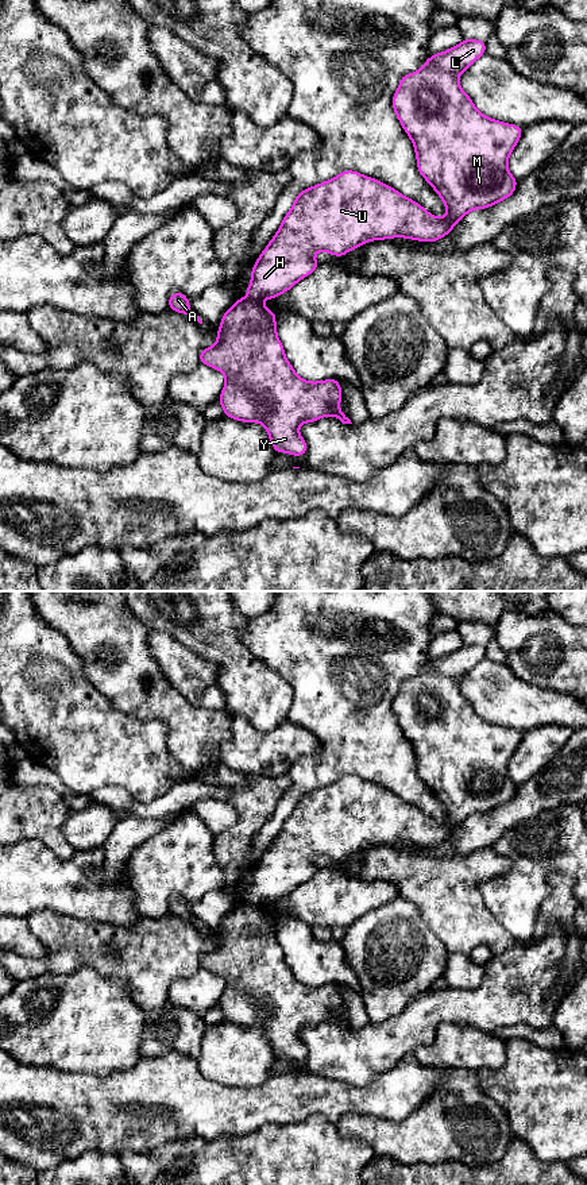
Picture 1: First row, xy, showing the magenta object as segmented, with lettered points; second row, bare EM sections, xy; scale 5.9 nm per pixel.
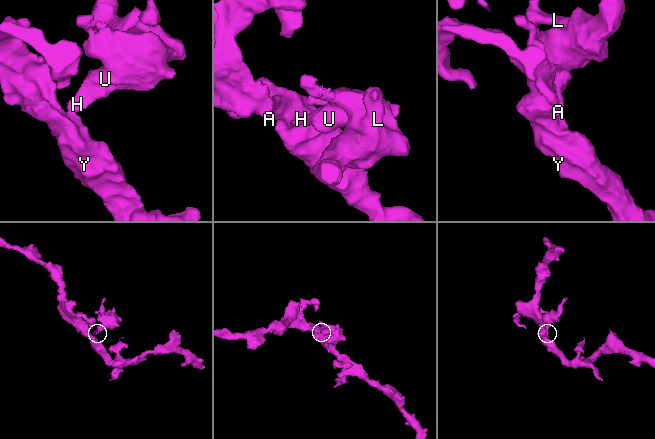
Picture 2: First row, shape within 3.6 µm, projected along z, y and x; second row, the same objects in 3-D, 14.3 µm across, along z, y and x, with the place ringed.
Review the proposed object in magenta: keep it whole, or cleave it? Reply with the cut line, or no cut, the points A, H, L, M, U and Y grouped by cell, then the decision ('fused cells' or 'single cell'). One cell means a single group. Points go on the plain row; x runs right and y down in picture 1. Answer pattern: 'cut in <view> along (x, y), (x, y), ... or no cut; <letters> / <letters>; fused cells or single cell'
cut in xy along (247, 902), (259, 907); A Y / H L M U; fused cells

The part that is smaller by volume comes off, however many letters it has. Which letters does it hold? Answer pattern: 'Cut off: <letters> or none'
Cut off: H, L, M, U

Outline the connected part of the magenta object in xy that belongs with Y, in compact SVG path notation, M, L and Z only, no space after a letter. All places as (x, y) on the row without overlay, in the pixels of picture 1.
M236 904L221 923L217 946L201 956L200 968L225 980L219 1001L224 1020L260 1027L275 1057L306 1057L308 1049L298 1038L304 1027L336 1020L352 1028L339 1014L339 985L309 987L298 981L277 941L275 916L259 906Z

